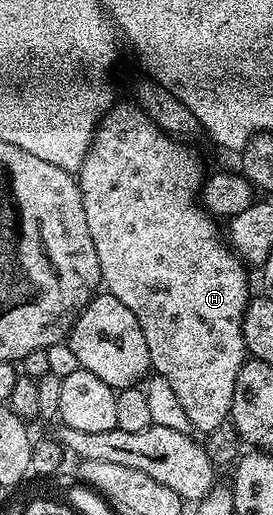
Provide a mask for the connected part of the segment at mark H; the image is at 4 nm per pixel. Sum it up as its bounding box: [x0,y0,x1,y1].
[78,102,250,434]

